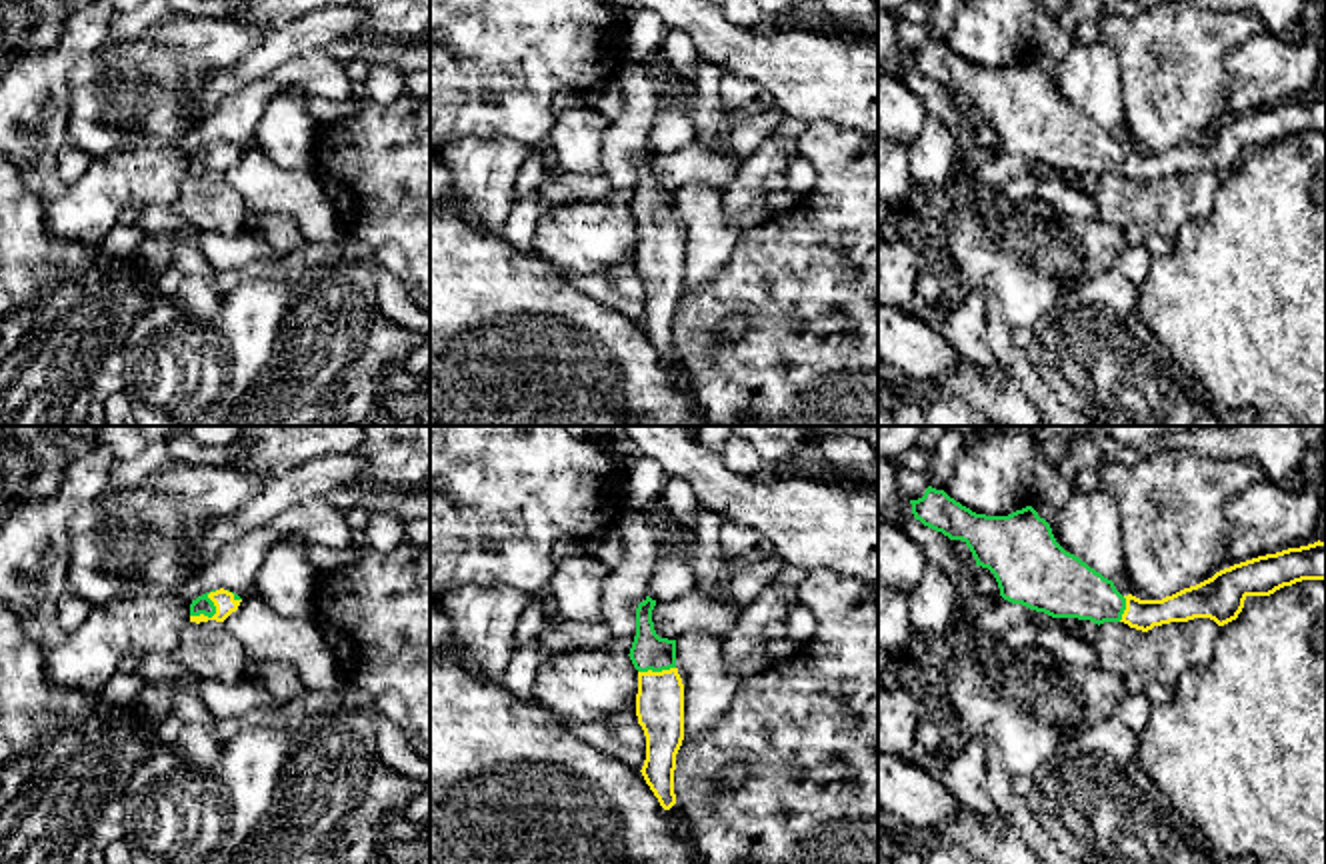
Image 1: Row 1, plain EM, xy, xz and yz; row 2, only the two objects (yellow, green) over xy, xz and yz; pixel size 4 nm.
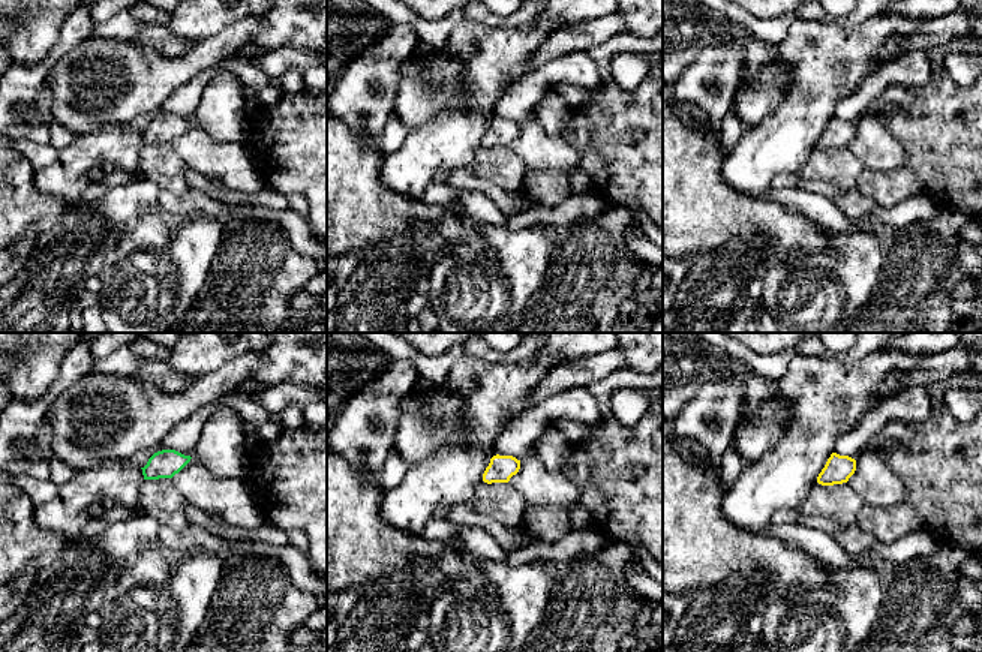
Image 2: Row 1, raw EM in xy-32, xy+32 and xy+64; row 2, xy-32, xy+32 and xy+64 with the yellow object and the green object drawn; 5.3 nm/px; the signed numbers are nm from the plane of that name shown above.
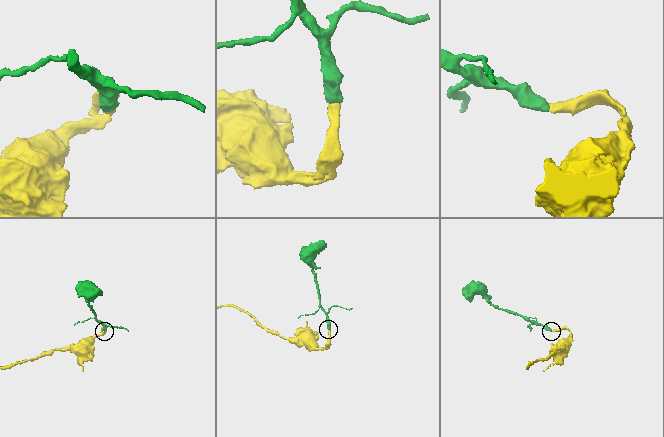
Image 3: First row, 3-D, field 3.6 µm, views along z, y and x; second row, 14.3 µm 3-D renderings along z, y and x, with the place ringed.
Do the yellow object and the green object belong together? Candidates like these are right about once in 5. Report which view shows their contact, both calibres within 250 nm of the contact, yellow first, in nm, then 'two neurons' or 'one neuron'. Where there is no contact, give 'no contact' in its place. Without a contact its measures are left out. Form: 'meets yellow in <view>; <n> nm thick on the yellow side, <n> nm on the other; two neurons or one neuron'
meets yellow in xy; 90 nm thick on the yellow side, 80 nm on the other; one neuron

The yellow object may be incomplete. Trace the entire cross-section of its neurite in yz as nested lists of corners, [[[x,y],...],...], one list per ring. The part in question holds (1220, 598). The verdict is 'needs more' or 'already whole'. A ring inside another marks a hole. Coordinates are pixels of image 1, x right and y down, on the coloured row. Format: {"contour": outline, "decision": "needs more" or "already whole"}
{"contour": [[[932,486],[910,504],[924,526],[970,548],[976,566],[994,574],[1004,600],[1052,618],[1098,626],[1124,622],[1142,632],[1194,618],[1224,626],[1238,618],[1248,596],[1270,596],[1302,580],[1326,582],[1326,542],[1318,540],[1234,564],[1162,600],[1140,600],[1122,596],[1112,580],[1066,552],[1032,506],[1008,516],[986,516]]], "decision": "needs more"}

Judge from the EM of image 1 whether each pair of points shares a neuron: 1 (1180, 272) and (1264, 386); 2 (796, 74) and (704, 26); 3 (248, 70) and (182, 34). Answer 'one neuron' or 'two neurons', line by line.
1: one neuron
2: one neuron
3: two neurons

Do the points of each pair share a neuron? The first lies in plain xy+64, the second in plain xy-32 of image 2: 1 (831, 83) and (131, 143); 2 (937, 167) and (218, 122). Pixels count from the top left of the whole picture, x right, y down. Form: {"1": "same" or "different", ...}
{"1": "same", "2": "different"}

